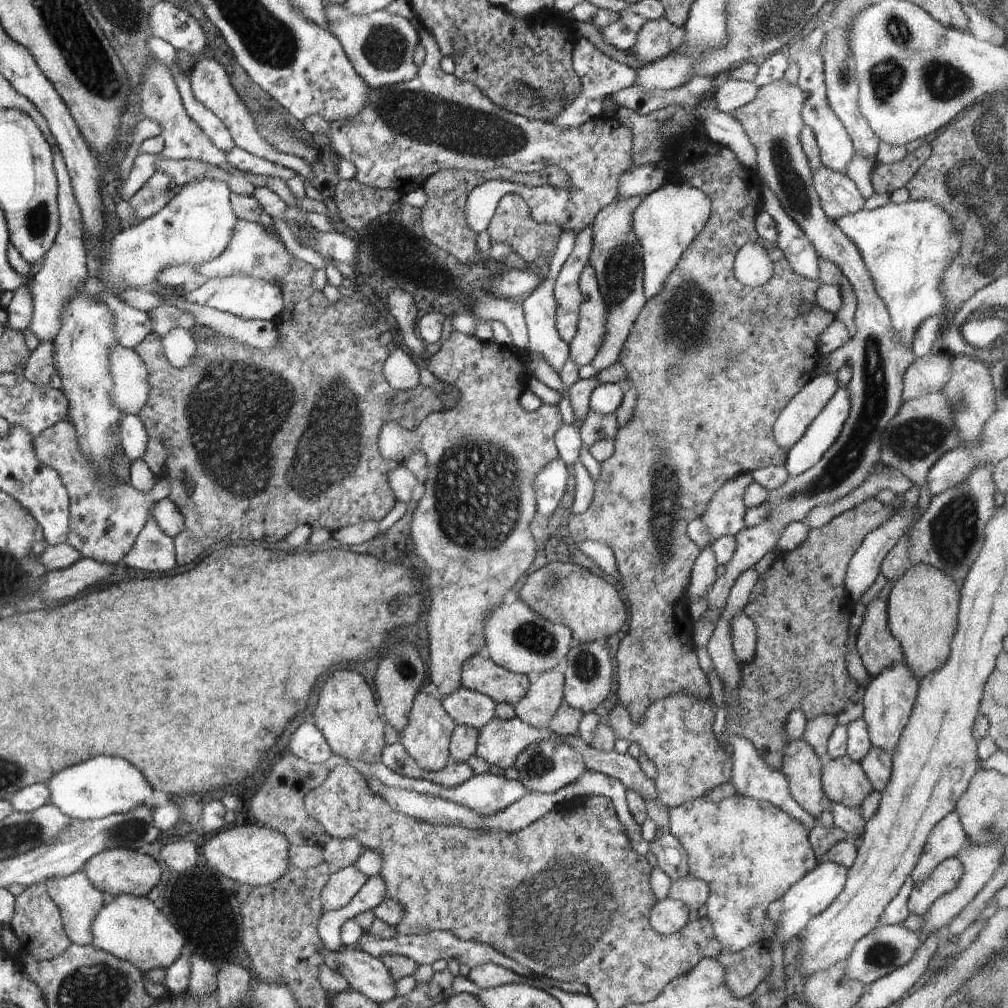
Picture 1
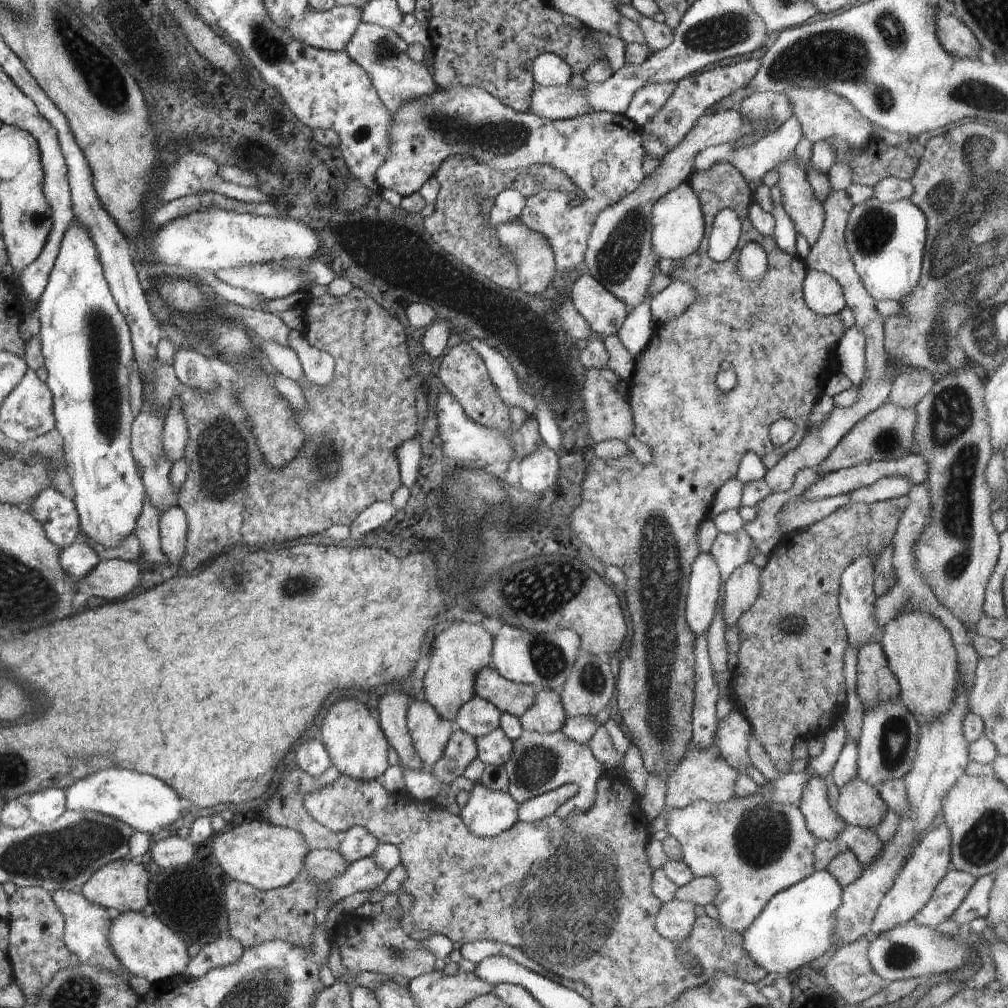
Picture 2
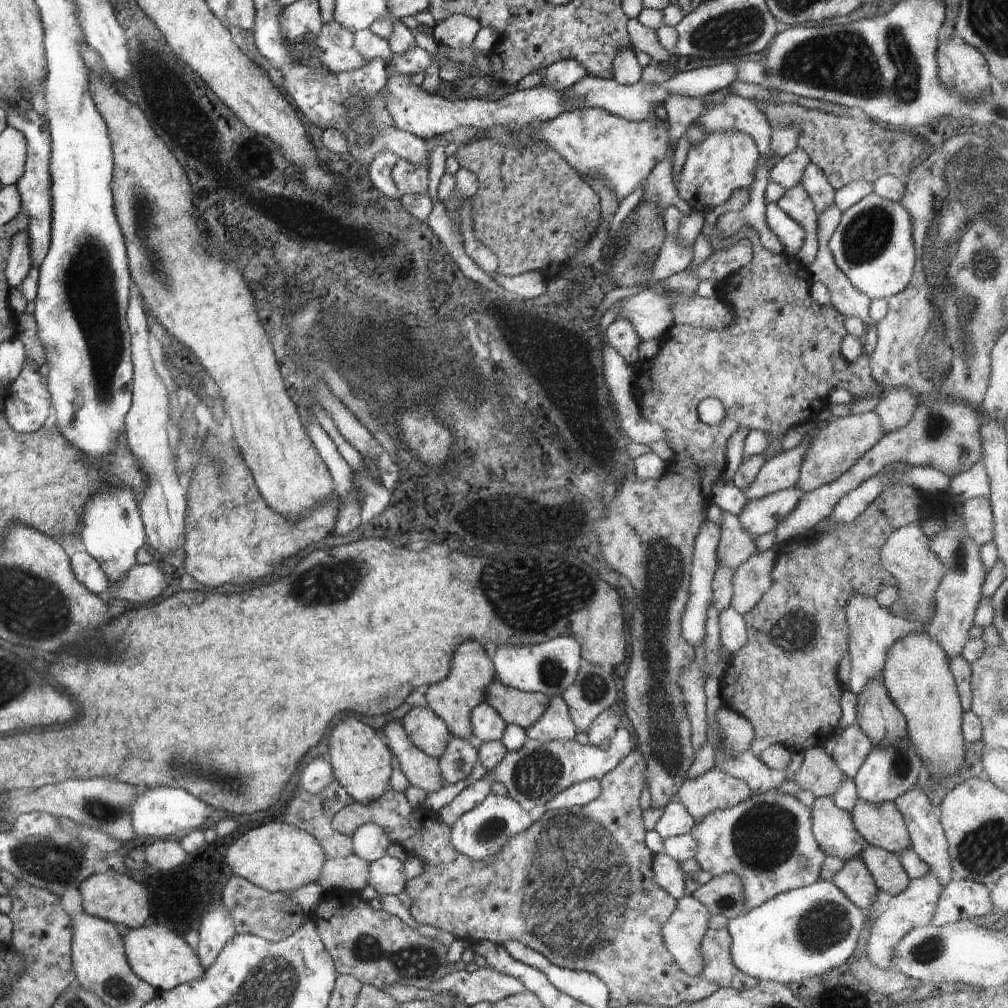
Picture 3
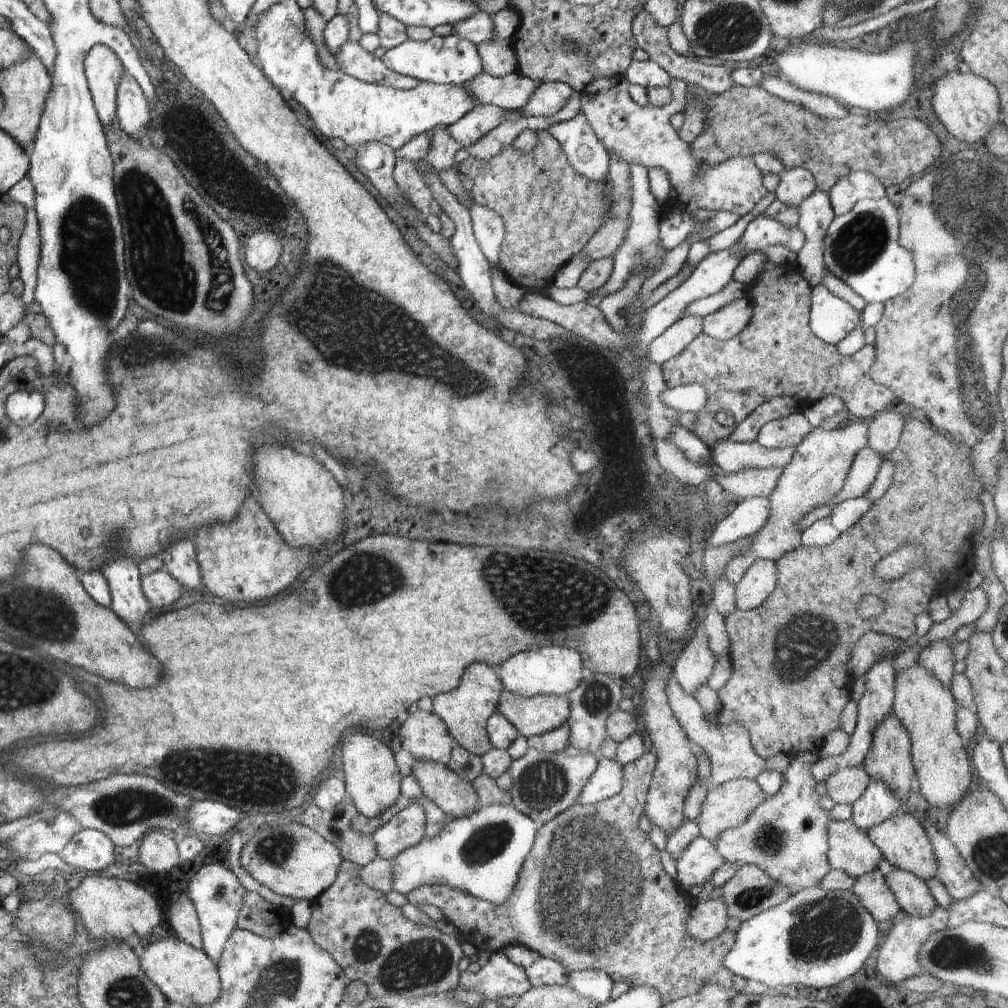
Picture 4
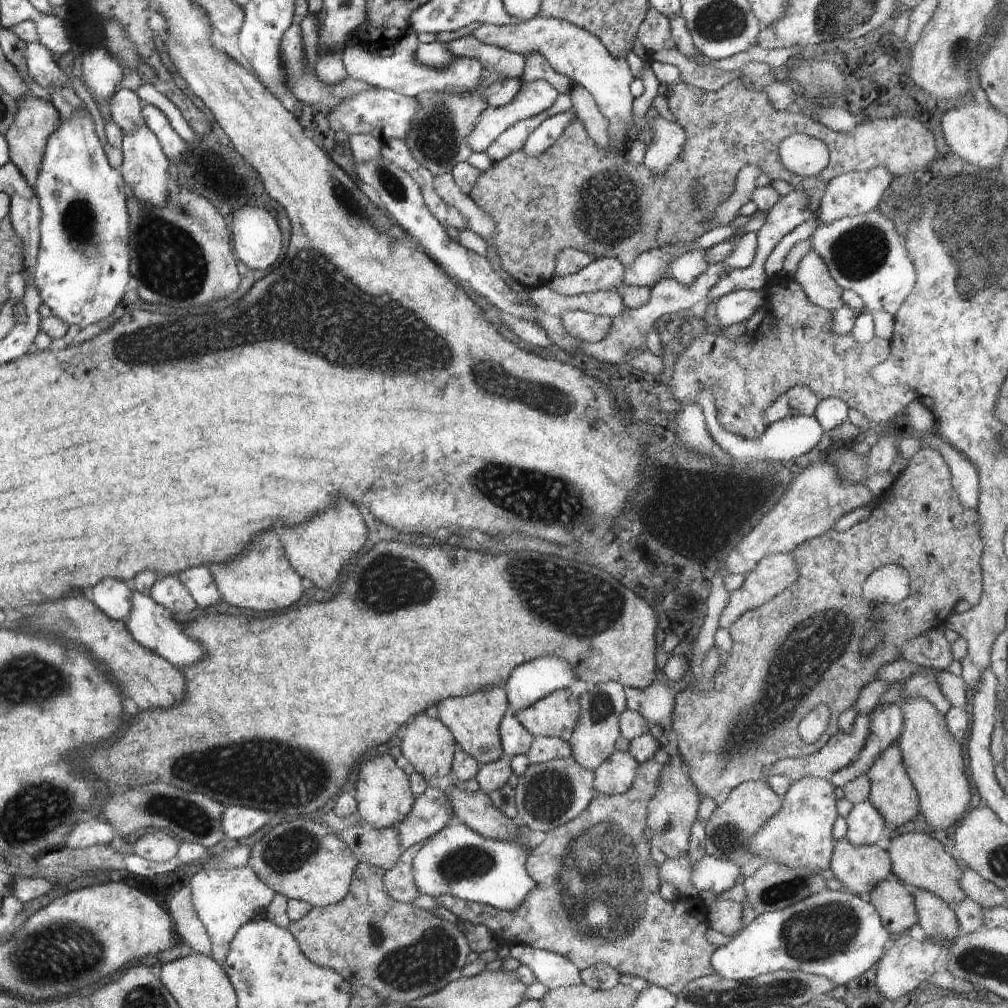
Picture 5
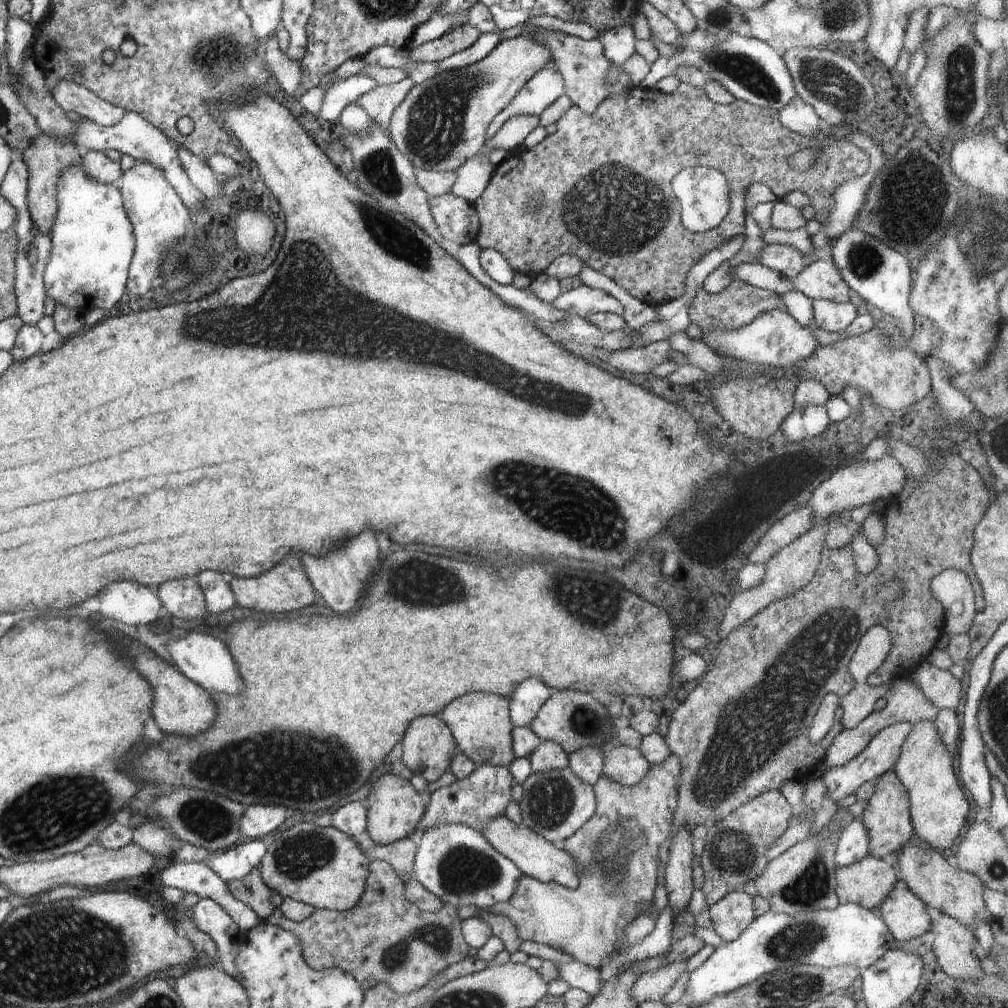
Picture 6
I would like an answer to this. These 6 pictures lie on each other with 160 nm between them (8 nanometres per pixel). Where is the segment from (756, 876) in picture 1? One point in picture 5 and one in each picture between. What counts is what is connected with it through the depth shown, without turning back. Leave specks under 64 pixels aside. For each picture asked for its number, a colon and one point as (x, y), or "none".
2: (754, 848)
3: (767, 840)
4: (786, 836)
5: (800, 834)

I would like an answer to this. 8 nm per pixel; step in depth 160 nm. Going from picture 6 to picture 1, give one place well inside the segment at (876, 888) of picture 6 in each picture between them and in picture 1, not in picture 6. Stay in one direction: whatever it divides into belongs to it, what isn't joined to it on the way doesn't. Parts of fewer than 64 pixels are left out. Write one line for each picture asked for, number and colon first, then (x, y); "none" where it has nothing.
1: (802, 767)
2: (823, 822)
3: (833, 828)
4: (850, 850)
5: (859, 869)

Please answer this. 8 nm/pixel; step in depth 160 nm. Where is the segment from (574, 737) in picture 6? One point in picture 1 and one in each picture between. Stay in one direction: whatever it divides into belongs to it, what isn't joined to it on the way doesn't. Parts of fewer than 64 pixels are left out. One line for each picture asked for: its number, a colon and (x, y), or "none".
1: (478, 673)
2: (509, 697)
3: (516, 707)
4: (540, 714)
5: (556, 715)

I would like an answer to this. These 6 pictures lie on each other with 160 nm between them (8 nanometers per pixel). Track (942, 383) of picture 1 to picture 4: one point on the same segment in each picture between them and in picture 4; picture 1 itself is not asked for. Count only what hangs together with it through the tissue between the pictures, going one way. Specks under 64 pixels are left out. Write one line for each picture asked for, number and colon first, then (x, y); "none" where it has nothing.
2: (909, 386)
3: (896, 407)
4: (885, 428)

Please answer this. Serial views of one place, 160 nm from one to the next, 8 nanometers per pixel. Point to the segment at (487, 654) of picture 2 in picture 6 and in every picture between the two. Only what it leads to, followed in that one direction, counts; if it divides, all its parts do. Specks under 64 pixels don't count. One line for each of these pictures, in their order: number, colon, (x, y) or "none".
3: (453, 699)
4: (465, 711)
5: (474, 720)
6: (480, 723)

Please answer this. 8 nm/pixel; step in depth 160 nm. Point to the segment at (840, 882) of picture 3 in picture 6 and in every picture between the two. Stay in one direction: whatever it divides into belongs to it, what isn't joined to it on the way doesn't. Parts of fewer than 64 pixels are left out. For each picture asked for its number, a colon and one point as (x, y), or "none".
4: (872, 891)
5: (895, 905)
6: (904, 913)

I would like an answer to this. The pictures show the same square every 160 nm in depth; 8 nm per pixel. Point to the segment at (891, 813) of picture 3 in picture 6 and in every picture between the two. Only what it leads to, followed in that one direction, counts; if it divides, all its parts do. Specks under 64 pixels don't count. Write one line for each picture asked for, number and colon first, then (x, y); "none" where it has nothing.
4: (903, 841)
5: (920, 860)
6: (959, 894)

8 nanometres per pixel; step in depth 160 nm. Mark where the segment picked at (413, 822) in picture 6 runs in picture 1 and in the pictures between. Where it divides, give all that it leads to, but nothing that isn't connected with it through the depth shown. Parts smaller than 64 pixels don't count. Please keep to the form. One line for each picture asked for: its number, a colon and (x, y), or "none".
1: (346, 715)
2: (356, 745)
3: (360, 757)
4: (372, 779)
5: (383, 795)

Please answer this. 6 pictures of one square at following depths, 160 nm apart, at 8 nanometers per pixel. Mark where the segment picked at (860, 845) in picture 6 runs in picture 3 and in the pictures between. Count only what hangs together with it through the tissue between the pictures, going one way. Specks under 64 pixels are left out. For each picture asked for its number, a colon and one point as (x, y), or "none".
3: (889, 771)
4: (877, 804)
5: (865, 825)

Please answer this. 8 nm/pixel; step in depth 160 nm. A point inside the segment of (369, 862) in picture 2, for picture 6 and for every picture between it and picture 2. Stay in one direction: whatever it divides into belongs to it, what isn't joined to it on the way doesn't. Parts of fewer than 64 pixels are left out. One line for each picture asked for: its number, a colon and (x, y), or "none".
3: (386, 874)
4: (482, 855)
5: (456, 861)
6: (455, 862)

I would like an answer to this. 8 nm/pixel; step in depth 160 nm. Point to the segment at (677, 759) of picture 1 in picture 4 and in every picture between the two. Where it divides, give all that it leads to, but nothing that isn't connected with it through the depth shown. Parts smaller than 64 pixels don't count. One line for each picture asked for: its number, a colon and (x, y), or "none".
2: (702, 774)
3: (715, 790)
4: (730, 804)

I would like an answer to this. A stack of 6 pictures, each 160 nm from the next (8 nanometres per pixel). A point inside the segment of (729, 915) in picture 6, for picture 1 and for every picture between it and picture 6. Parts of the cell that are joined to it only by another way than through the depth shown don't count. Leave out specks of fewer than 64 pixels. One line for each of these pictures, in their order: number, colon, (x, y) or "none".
1: (667, 916)
2: (675, 919)
3: (683, 932)
4: (707, 920)
5: (725, 916)

